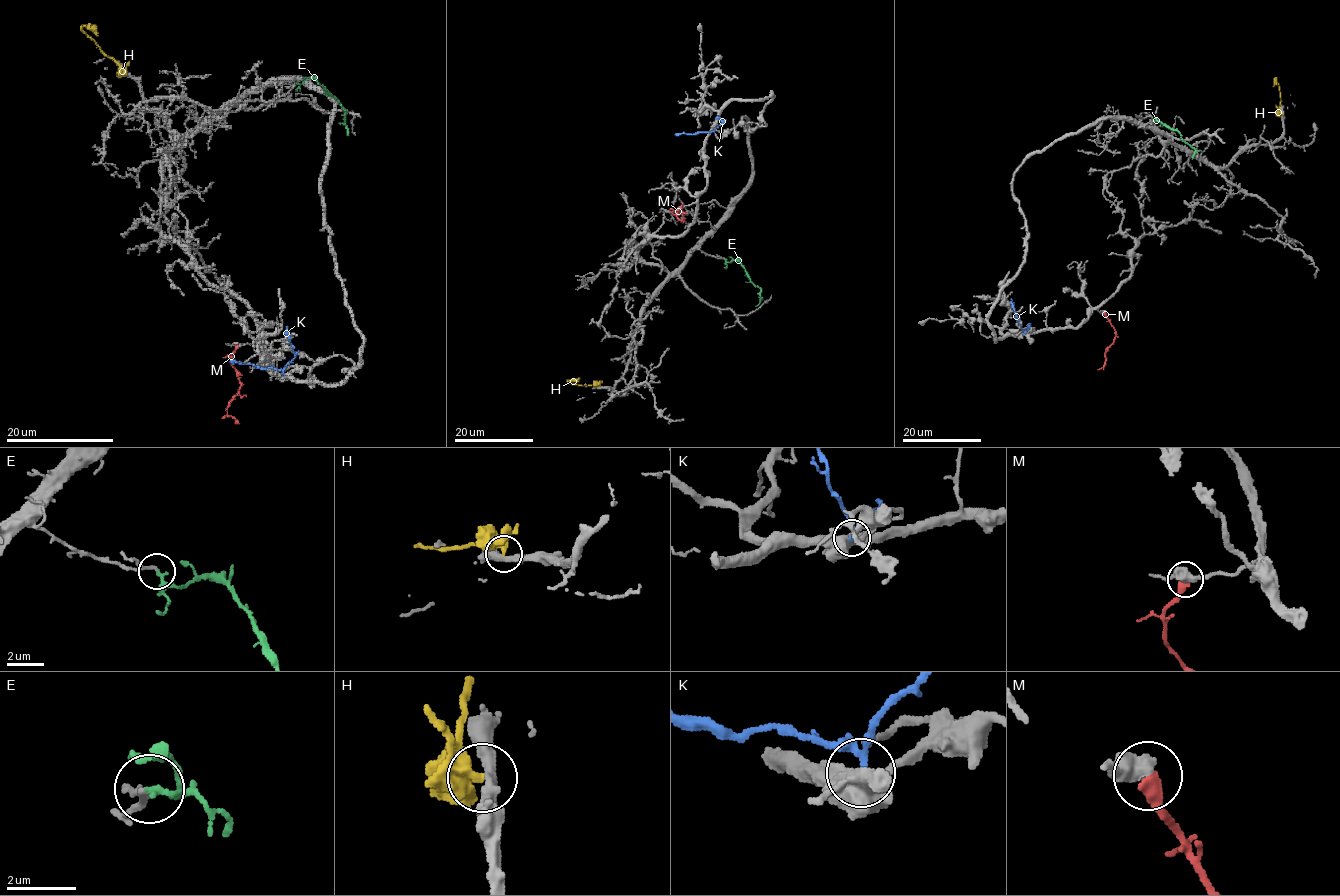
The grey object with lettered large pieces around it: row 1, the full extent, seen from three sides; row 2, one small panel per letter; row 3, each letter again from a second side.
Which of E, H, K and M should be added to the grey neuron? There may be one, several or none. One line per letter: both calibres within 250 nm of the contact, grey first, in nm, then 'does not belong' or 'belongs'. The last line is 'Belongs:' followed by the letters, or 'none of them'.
E: calibres 130 and 150 nm; belongs
H: calibres 360 and 440 nm; does not belong
K: calibres 440 and 180 nm; does not belong
M: calibres 480 and 440 nm; does not belong
Belongs: E

